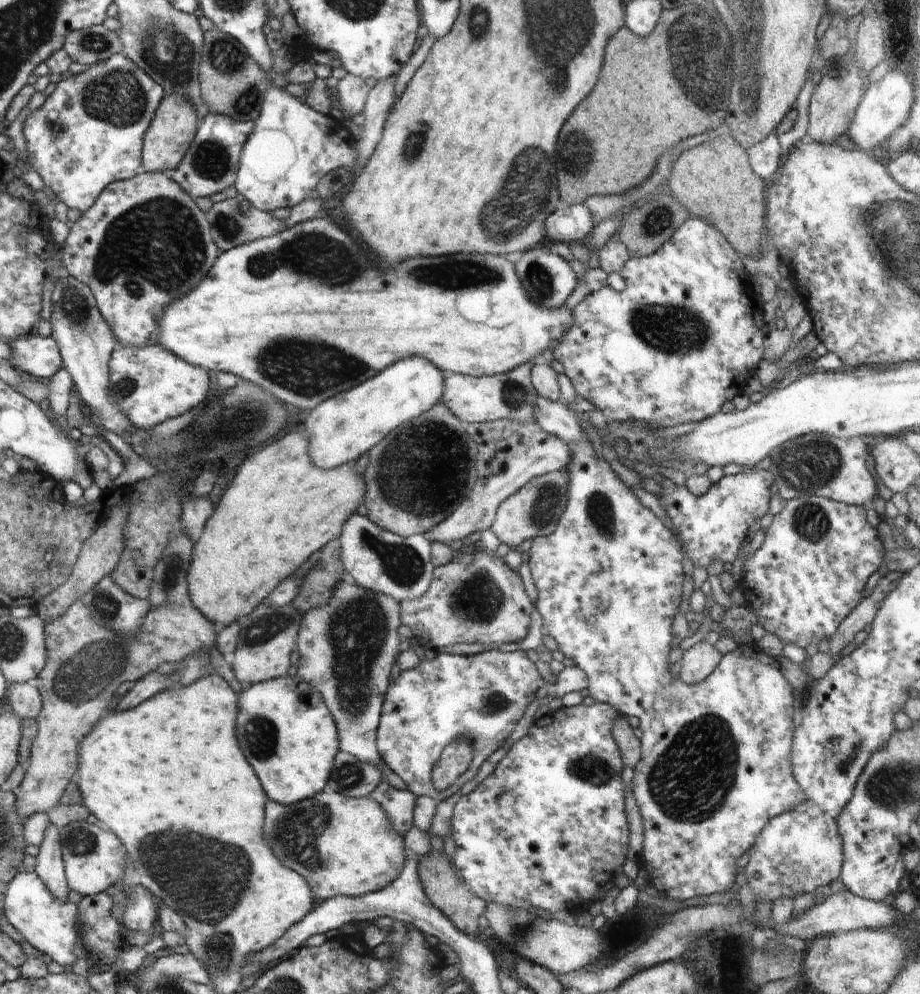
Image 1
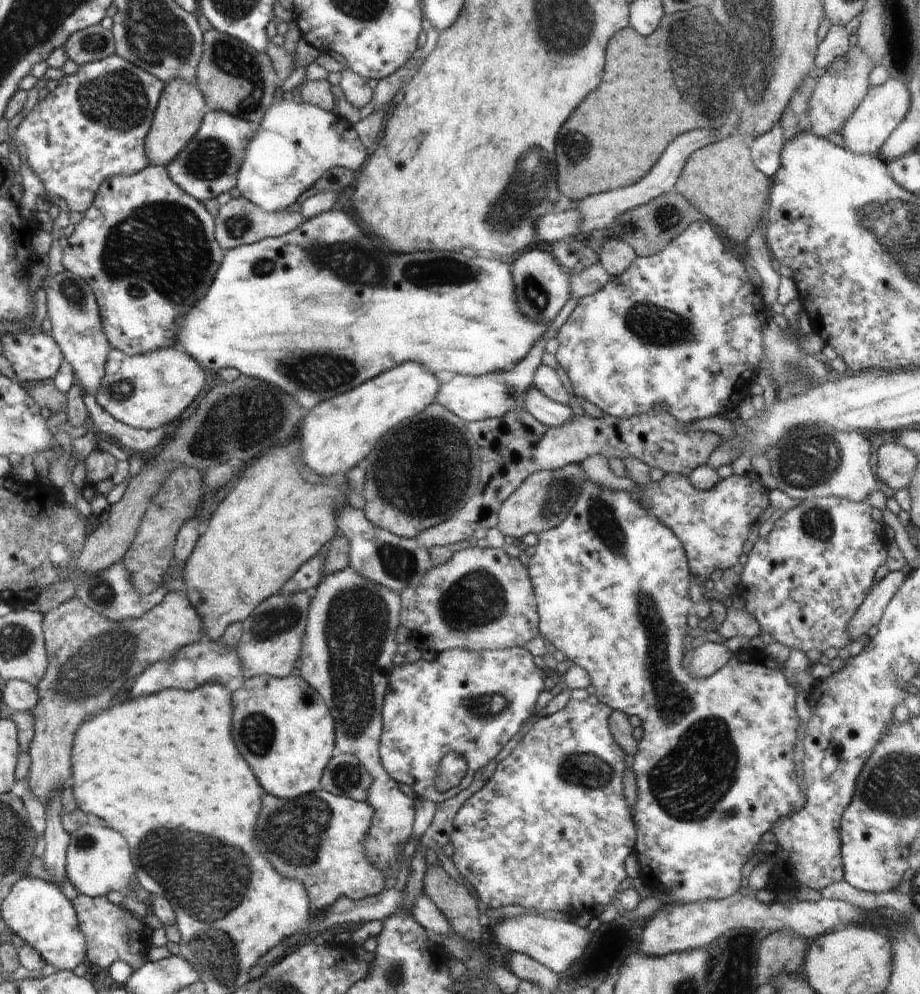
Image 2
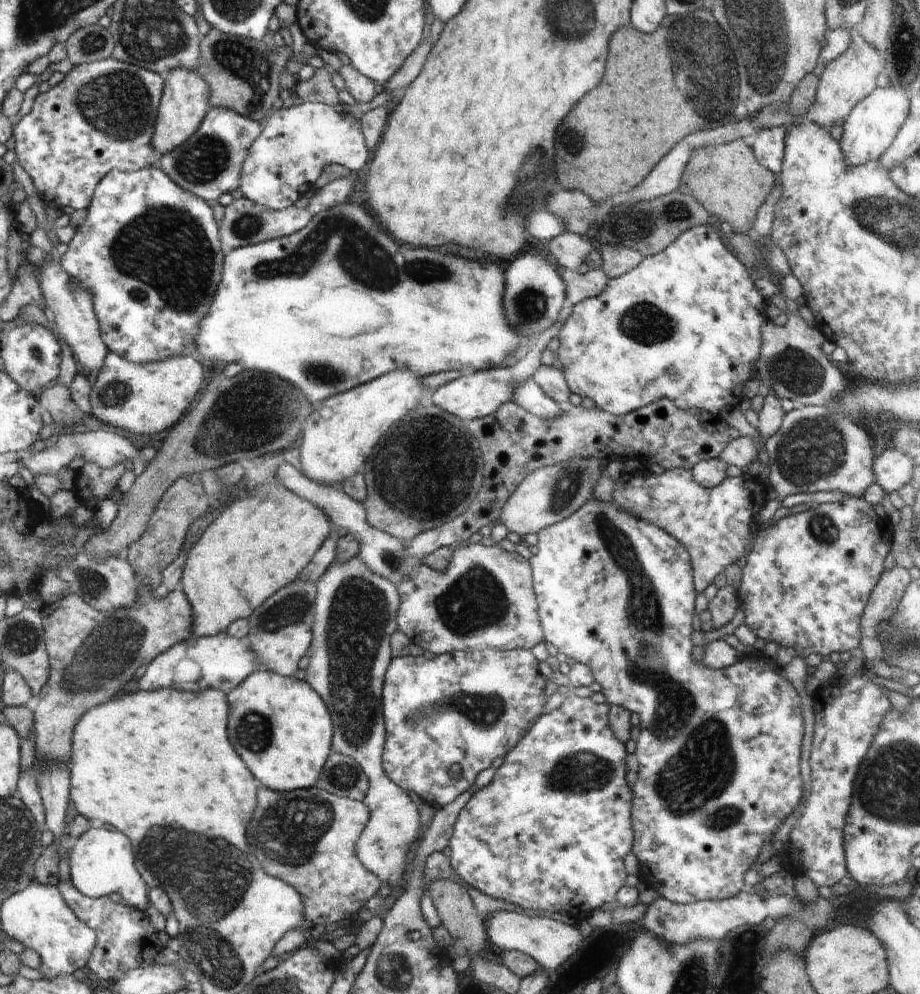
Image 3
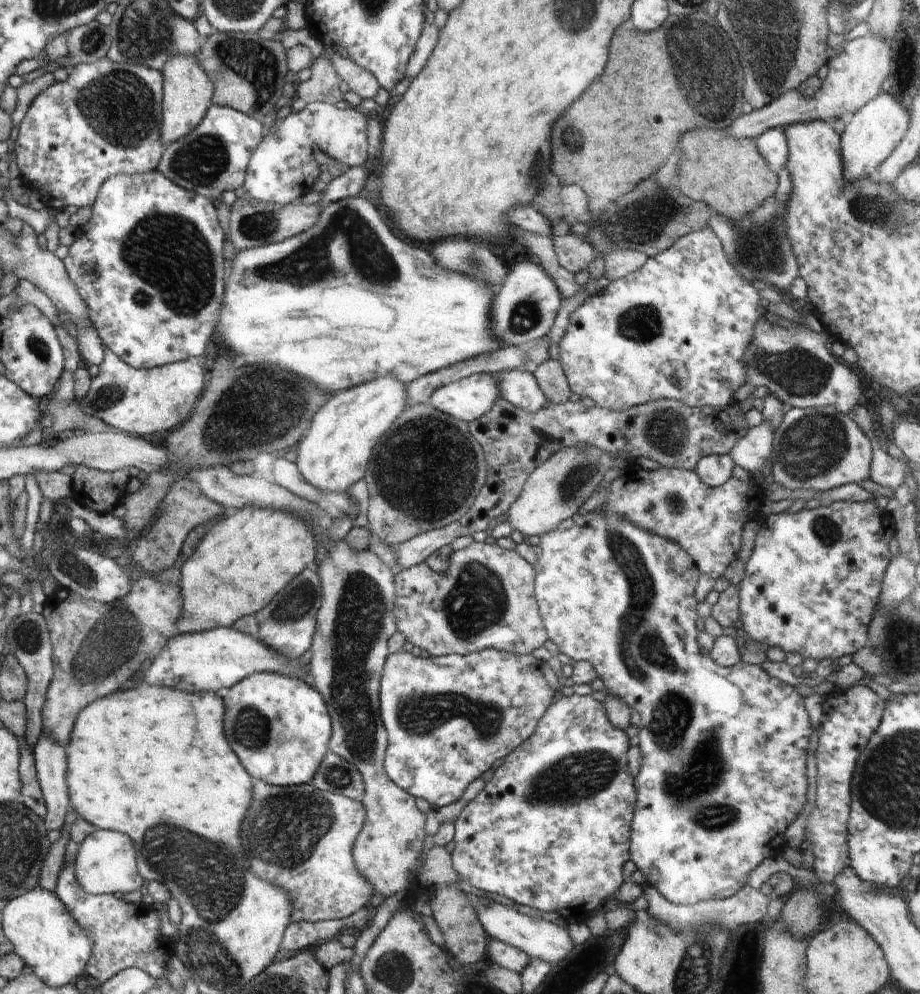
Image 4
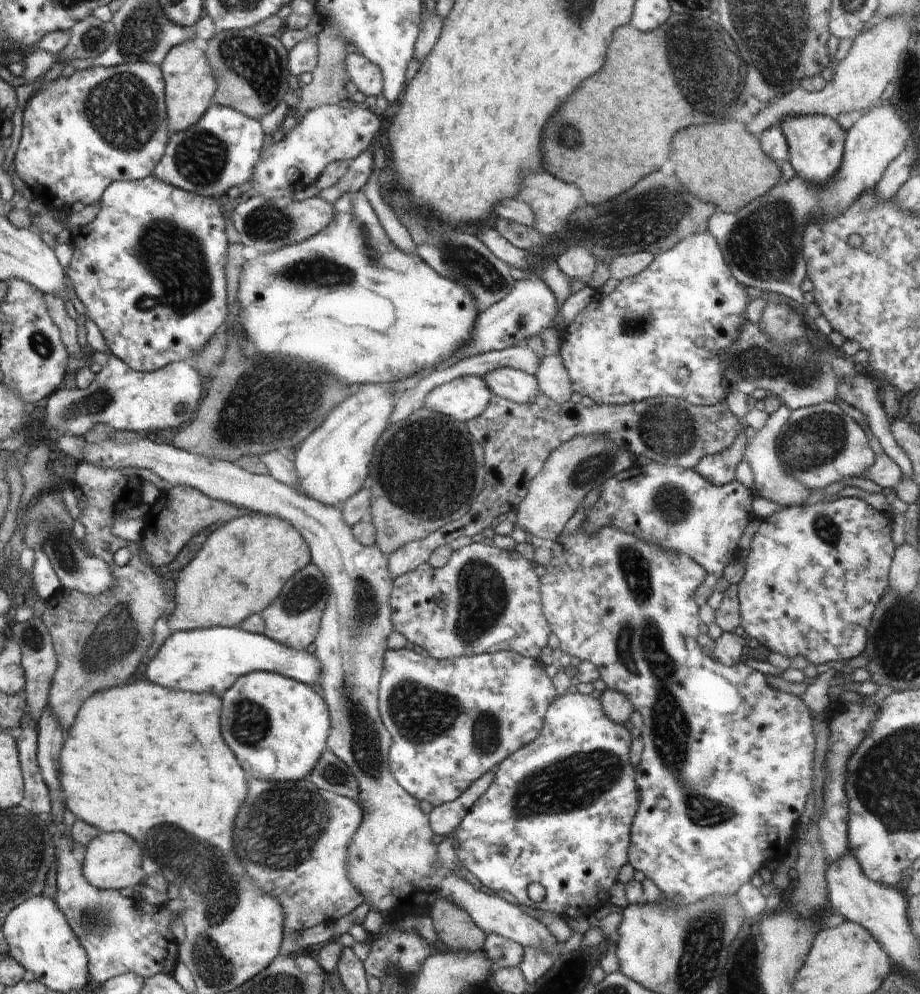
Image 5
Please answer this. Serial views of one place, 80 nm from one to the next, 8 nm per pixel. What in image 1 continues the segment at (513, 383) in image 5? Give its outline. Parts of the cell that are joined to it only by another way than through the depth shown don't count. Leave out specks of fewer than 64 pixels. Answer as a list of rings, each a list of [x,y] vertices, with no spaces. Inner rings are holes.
[[[538,395],[535,398],[533,414],[535,421],[542,430],[570,445],[571,461],[565,470],[569,474],[569,498],[564,514],[561,516],[556,530],[545,537],[536,537],[529,550],[529,565],[533,576],[534,586],[537,590],[535,608],[542,617],[542,632],[556,640],[557,650],[564,656],[572,658],[575,665],[586,674],[589,685],[589,696],[598,703],[608,703],[620,715],[636,716],[640,720],[642,730],[640,760],[633,766],[632,778],[633,795],[641,816],[643,826],[642,848],[639,855],[640,866],[648,872],[650,884],[654,884],[660,892],[676,900],[690,900],[704,894],[717,894],[723,899],[732,885],[736,884],[736,861],[742,854],[752,848],[759,832],[768,824],[771,818],[792,810],[805,800],[804,793],[791,769],[791,750],[793,733],[797,723],[797,713],[792,707],[792,686],[780,673],[777,659],[766,655],[754,644],[740,644],[732,652],[723,656],[714,672],[702,682],[686,684],[680,677],[672,680],[670,665],[666,664],[666,656],[670,654],[670,640],[672,635],[672,622],[680,608],[682,582],[684,570],[682,569],[681,543],[675,534],[670,531],[654,513],[644,507],[634,495],[632,489],[625,485],[612,468],[602,457],[595,455],[588,436],[581,429],[576,413],[560,401],[551,401]]]

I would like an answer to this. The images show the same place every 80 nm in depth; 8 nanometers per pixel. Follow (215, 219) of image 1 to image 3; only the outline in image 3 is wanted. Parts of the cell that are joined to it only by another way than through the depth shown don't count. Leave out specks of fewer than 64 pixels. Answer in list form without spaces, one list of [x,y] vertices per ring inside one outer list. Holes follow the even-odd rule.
[[[246,197],[234,199],[232,204],[225,206],[224,220],[221,221],[221,239],[224,248],[237,249],[272,239],[279,239],[303,229],[313,216],[306,208],[289,206],[282,210],[272,210]]]

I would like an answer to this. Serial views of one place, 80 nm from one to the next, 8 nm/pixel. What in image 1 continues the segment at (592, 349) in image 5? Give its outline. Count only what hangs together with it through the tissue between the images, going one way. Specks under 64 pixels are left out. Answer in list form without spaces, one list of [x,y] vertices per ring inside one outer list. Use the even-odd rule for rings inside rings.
[[[690,216],[656,252],[643,257],[630,257],[625,262],[618,272],[626,284],[624,290],[619,292],[606,285],[600,290],[589,292],[584,300],[571,310],[574,322],[553,348],[555,360],[564,366],[563,373],[572,381],[579,398],[588,400],[598,410],[602,410],[608,421],[644,421],[652,426],[665,427],[703,421],[720,411],[724,402],[732,401],[735,396],[742,394],[748,379],[757,374],[757,364],[764,354],[762,342],[770,328],[763,319],[762,302],[756,294],[757,283],[746,270],[741,258],[742,256],[735,252],[724,235],[712,224],[698,216]]]

